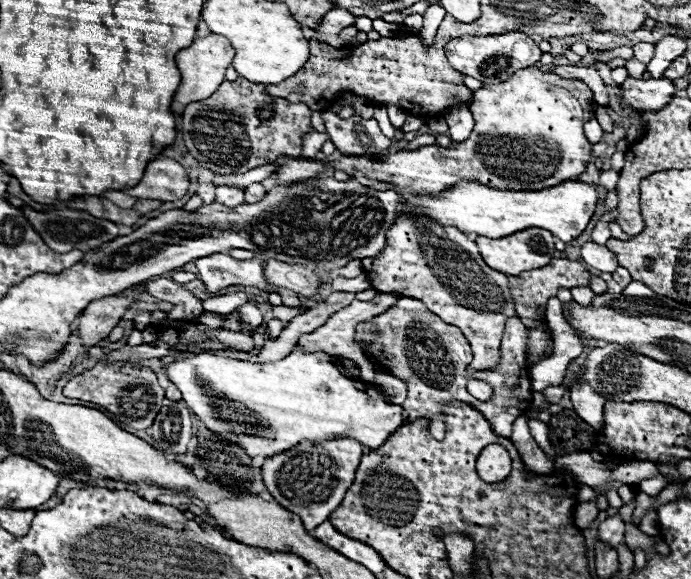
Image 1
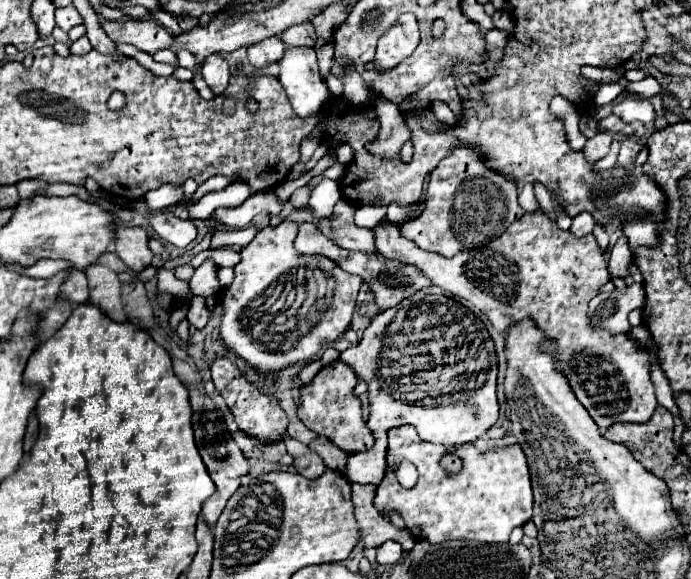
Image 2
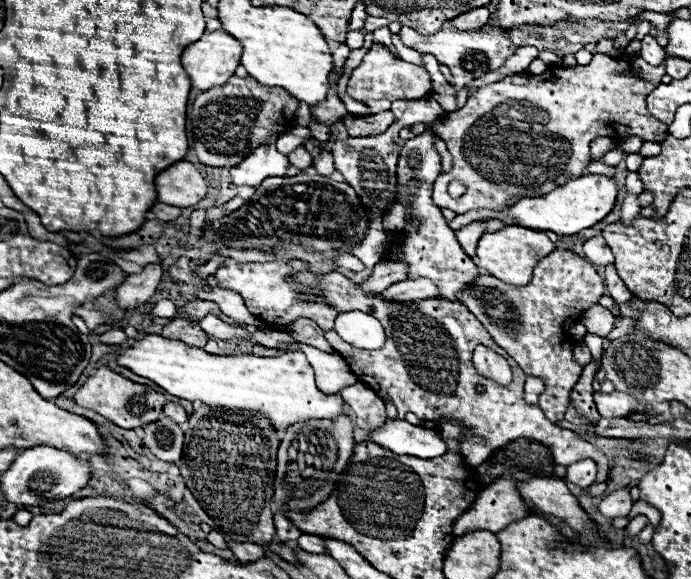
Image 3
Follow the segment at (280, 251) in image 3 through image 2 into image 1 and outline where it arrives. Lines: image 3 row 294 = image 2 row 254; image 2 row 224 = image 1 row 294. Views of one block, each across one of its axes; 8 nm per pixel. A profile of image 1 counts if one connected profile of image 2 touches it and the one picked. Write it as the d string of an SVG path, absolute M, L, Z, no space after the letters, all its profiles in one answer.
M228 254L204 256L196 260L196 268L200 272L200 280L210 292L220 292L228 286L254 286L264 292L276 292L282 296L284 306L294 306L294 292L286 288L272 288L264 280L264 258L254 256L252 260L234 260Z

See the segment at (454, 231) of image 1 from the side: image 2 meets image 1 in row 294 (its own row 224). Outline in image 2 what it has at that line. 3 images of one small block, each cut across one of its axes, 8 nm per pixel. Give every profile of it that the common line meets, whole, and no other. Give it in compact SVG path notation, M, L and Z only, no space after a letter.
M468 146L456 148L430 174L424 204L422 216L400 224L400 232L422 250L438 252L446 258L464 250L474 250L476 246L486 246L516 222L516 218L524 216L518 204L516 182L490 170L484 158Z

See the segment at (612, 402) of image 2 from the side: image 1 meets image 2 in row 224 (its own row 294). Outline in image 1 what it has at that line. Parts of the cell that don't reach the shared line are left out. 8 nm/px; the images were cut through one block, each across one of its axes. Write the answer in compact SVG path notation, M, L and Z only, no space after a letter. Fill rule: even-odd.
M552 258L550 264L536 268L536 270L528 270L522 272L520 276L512 276L508 278L508 286L510 286L510 296L514 300L514 308L516 308L516 316L526 324L526 328L536 328L540 322L540 310L546 310L546 304L552 296L558 294L560 288L578 288L578 286L590 286L590 278L592 272L576 262L576 260L568 260L568 258ZM378 292L370 302L354 300L350 306L346 306L346 308L342 308L340 312L332 314L324 326L316 328L316 332L310 332L308 336L300 336L298 342L296 342L296 346L298 346L300 350L304 350L304 352L328 352L330 356L350 358L350 360L354 360L354 362L360 366L360 371L362 372L360 378L365 382L372 382L375 376L374 367L369 360L366 360L365 352L360 350L360 346L354 342L354 326L356 326L358 322L366 322L366 320L378 316L380 312L386 312L388 308L392 308L392 304L396 304L398 298L400 298L400 296L396 296L394 292L388 292L388 294Z

